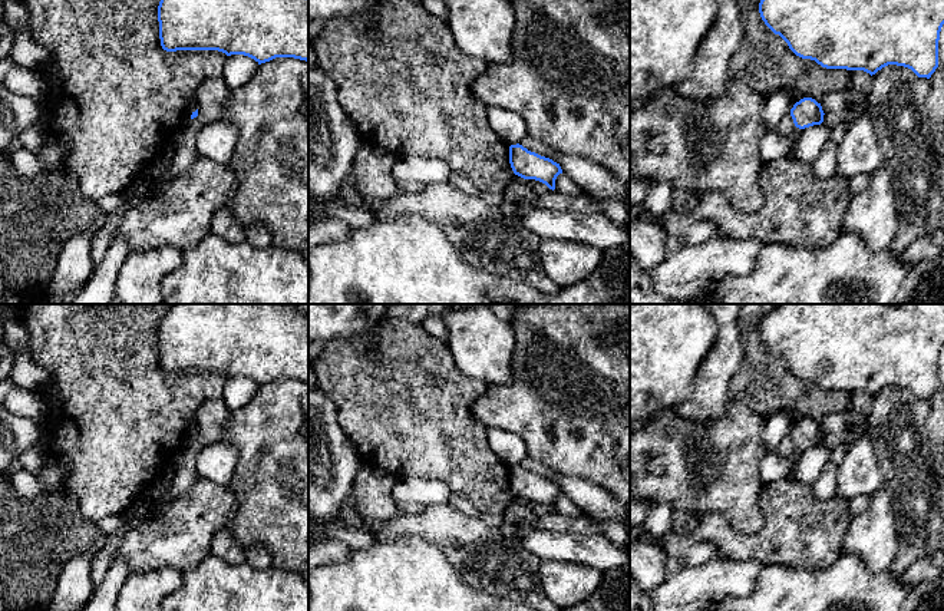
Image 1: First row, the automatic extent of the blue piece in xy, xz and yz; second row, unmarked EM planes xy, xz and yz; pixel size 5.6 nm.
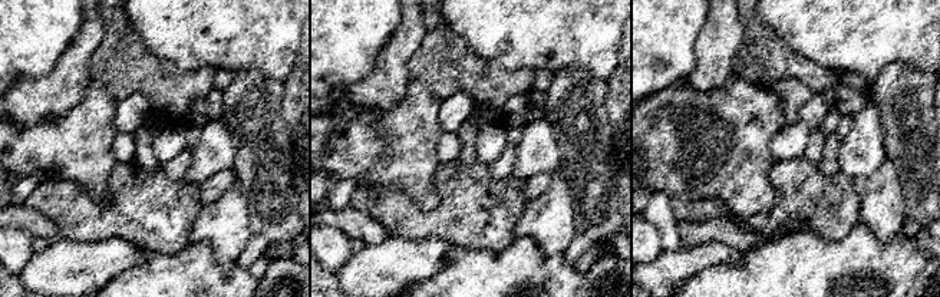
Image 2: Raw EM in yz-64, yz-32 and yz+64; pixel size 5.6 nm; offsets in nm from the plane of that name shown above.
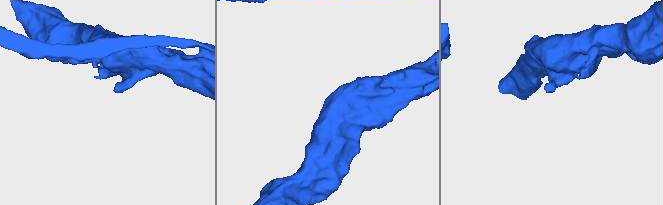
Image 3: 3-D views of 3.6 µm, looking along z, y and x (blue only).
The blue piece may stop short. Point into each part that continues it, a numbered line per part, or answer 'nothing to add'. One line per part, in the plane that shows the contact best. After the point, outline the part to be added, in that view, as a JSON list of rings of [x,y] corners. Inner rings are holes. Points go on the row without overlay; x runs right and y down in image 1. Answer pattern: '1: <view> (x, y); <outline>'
nothing to add

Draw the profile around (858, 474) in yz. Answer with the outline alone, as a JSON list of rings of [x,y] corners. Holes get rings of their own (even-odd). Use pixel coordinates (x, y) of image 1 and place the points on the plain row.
[[[865,433],[848,445],[844,460],[836,470],[836,496],[851,501],[871,496],[884,488],[882,473],[871,437]]]

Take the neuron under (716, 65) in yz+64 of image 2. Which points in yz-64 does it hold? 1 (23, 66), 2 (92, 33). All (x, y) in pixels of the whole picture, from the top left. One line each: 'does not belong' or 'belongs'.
1: does not belong
2: belongs

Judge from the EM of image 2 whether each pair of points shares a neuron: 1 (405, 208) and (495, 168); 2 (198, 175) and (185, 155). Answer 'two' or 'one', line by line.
1: two
2: two

